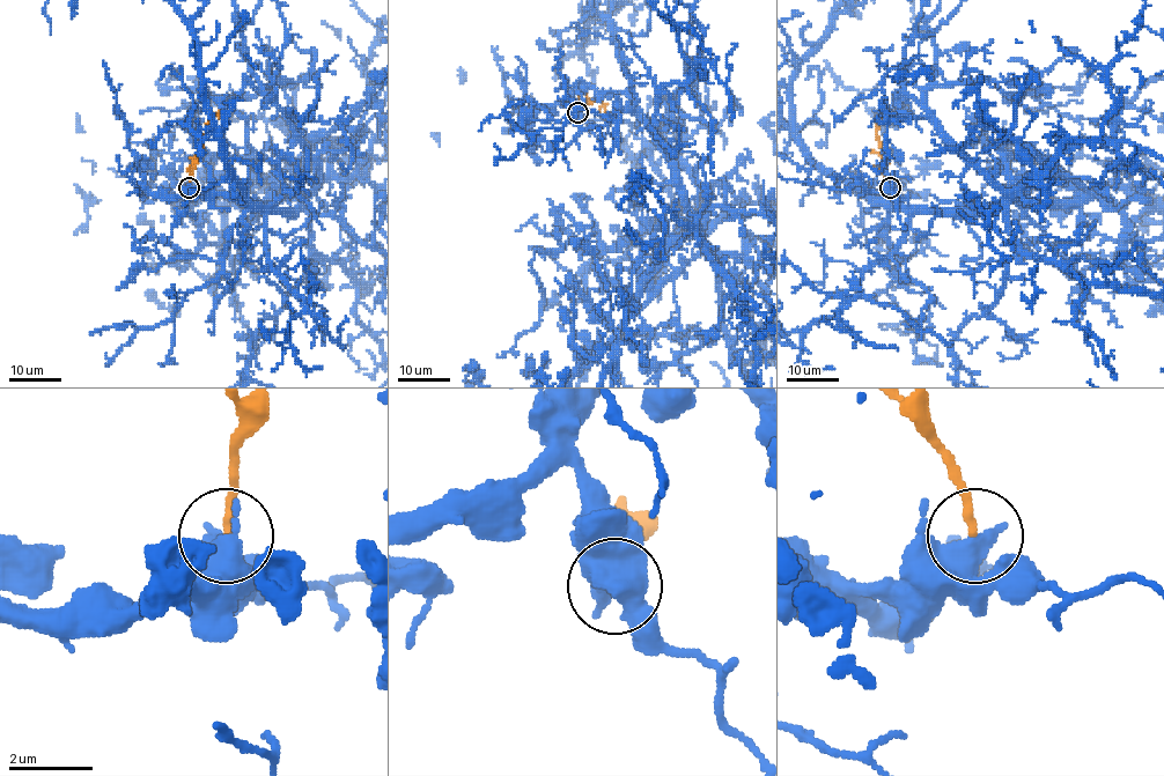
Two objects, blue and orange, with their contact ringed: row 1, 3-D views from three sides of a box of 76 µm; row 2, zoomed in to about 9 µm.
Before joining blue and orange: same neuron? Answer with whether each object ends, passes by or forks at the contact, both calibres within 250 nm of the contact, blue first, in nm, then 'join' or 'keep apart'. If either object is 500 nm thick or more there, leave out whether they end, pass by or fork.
550/190 nm | keep apart

